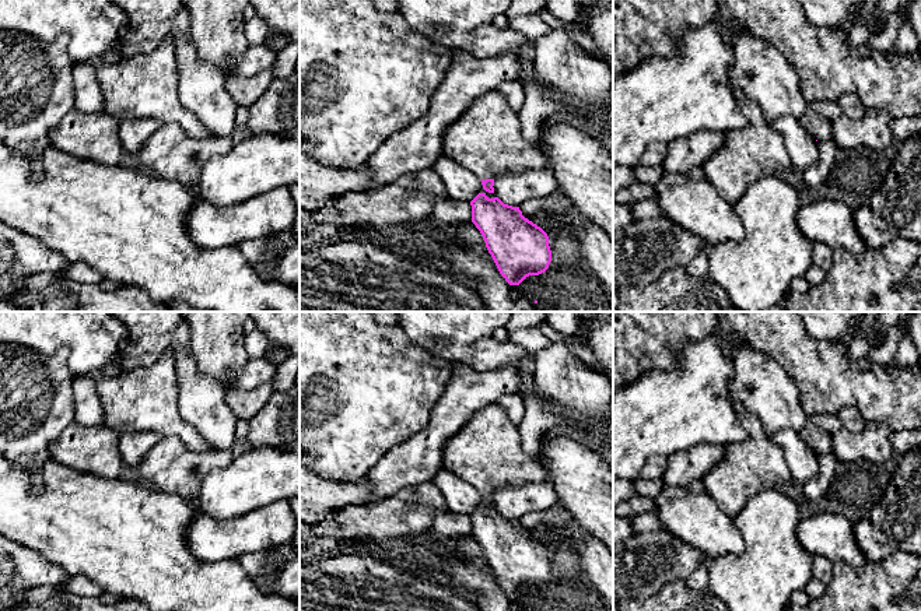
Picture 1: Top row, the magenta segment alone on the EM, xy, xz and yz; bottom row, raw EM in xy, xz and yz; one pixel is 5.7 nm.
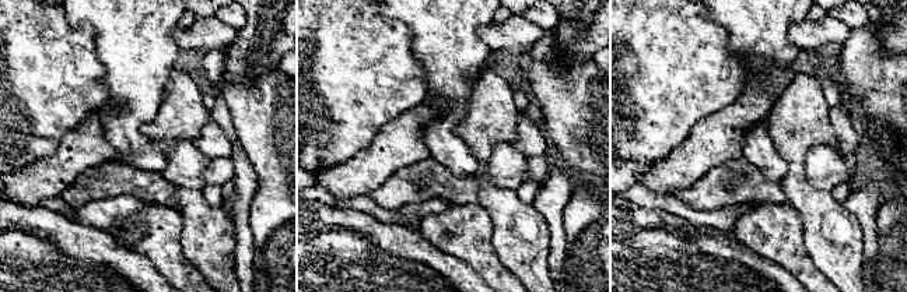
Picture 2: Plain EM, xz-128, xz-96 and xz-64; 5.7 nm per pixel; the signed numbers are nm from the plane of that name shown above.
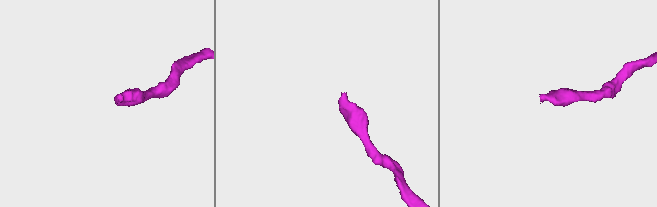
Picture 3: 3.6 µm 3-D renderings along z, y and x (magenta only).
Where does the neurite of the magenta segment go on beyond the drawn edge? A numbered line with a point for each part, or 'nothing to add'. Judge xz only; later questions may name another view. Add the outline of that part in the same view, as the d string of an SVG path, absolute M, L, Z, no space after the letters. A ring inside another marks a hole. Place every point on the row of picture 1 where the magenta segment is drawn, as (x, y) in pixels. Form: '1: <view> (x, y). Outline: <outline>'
1: xz (486, 139). Outline: M495 89L476 98L447 129L442 155L481 180L547 168L547 157L523 138L518 113Z

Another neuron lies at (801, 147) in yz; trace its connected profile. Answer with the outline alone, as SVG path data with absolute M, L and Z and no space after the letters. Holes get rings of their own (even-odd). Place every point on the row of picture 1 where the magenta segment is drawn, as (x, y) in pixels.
M785 116L768 122L768 126L782 136L794 168L803 172L817 161L817 141L802 127L799 119Z

